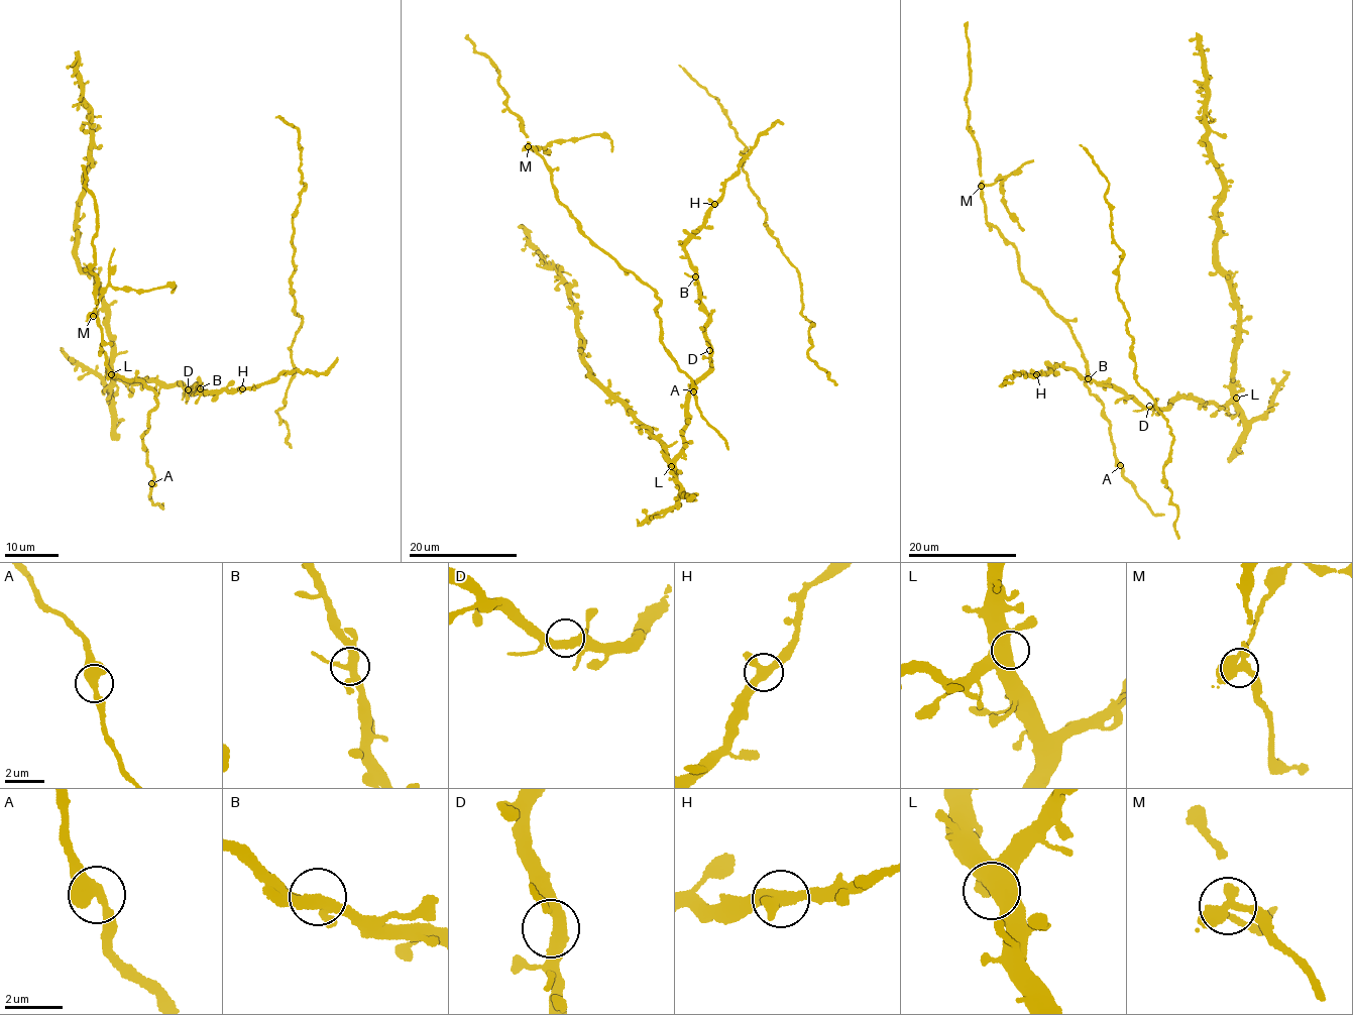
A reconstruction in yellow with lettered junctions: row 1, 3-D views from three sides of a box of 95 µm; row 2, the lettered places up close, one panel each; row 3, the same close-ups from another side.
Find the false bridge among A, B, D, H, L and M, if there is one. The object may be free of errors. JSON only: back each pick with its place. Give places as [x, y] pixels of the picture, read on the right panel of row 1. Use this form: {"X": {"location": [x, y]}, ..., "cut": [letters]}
{"M": {"location": [981, 186]}, "cut": ["M"]}

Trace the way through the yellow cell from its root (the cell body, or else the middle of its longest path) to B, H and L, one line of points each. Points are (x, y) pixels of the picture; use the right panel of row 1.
B: (1150, 410), (1121, 391), (1109, 385), (1099, 385), (1088, 378)
H: (1150, 410), (1109, 385), (1085, 380), (1072, 368), (1058, 366), (1051, 372), (1036, 374)
L: (1150, 410), (1165, 408), (1179, 398), (1195, 398), (1221, 406), (1236, 398)

